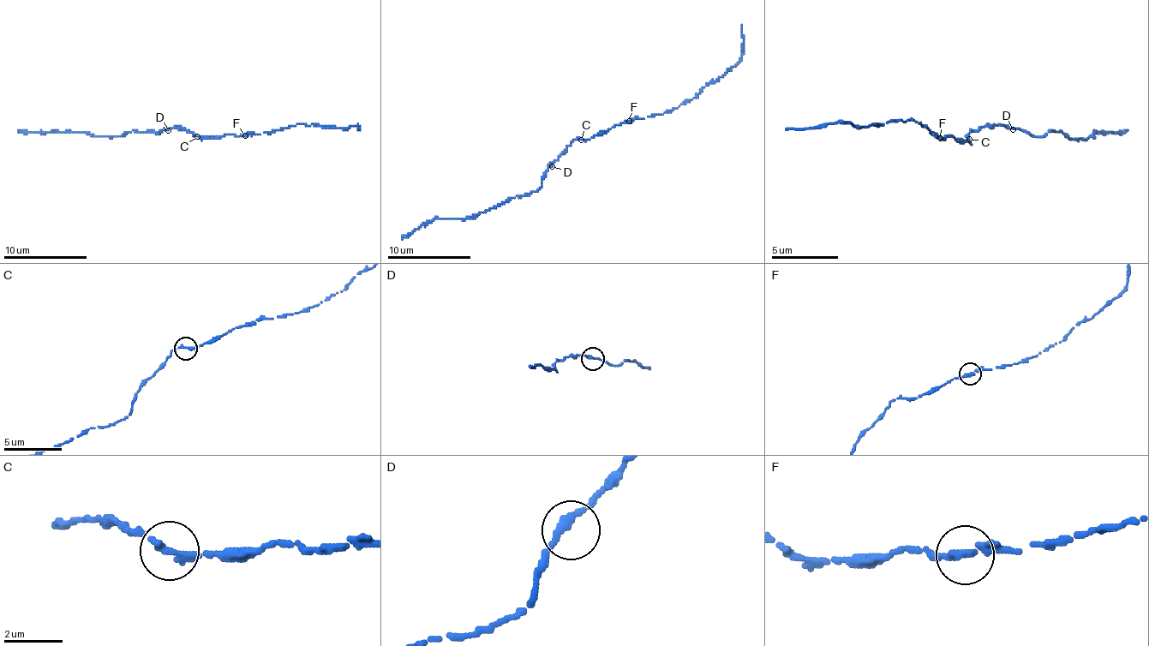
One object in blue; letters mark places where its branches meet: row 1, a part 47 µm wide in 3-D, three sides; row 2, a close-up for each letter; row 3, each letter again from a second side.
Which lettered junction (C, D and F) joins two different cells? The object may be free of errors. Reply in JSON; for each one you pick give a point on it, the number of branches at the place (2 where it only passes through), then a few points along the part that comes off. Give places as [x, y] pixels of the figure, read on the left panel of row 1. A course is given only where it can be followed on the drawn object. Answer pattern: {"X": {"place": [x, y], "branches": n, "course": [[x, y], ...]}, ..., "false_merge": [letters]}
{"false_merge": []}

